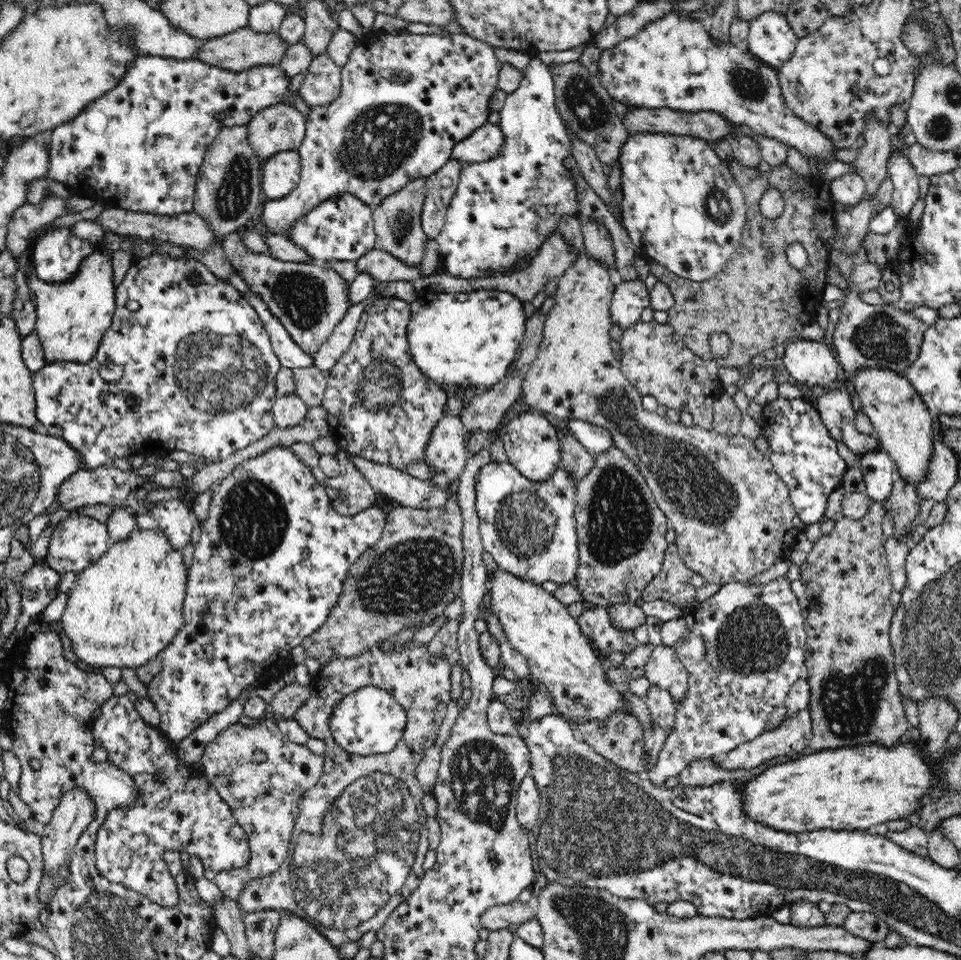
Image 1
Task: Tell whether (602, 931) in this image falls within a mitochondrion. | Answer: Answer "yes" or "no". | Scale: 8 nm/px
yes

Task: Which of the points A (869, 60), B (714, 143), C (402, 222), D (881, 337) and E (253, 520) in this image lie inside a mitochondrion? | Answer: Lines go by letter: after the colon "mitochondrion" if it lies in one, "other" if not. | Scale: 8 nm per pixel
A: other
B: other
C: mitochondrion
D: mitochondrion
E: mitochondrion

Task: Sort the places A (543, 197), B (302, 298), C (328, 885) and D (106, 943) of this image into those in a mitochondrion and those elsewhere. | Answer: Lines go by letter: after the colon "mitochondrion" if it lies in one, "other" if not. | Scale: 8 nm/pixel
A: other
B: mitochondrion
C: mitochondrion
D: mitochondrion

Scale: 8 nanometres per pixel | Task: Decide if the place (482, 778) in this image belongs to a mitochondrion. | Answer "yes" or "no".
yes

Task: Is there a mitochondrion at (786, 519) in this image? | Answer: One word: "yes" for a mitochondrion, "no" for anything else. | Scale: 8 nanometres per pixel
no

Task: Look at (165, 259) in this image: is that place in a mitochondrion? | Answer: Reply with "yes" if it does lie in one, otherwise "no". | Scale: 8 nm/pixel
no

